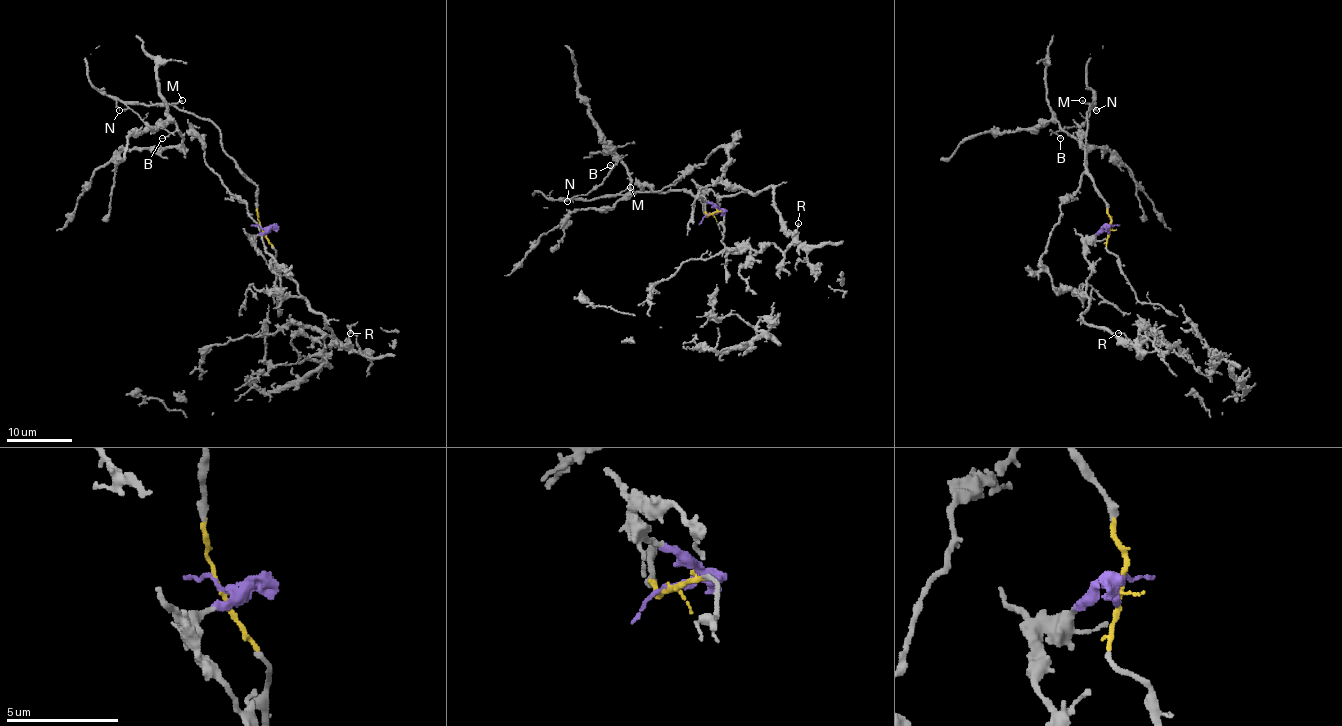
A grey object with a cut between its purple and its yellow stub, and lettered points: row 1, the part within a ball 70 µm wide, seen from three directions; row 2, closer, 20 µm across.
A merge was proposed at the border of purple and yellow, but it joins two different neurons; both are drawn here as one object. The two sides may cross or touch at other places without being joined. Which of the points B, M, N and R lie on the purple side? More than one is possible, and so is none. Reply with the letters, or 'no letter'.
R

